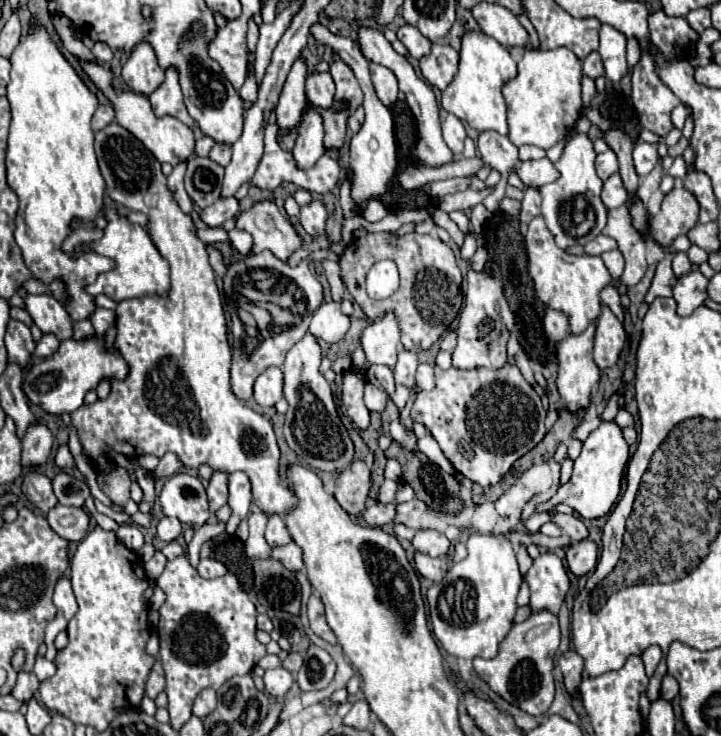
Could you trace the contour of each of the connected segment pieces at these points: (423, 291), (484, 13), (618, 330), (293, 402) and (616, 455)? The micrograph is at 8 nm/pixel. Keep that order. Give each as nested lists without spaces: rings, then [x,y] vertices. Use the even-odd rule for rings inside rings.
[[[388,232],[369,233],[354,240],[346,249],[341,254],[339,265],[341,280],[351,292],[353,302],[357,302],[367,318],[372,321],[381,318],[385,312],[393,312],[401,328],[403,346],[407,350],[431,348],[439,340],[439,336],[449,328],[463,302],[461,270],[457,268],[453,250],[439,238],[415,232],[397,238],[392,238]],[[384,258],[389,258],[397,264],[401,284],[393,296],[385,300],[371,300],[365,294],[365,276],[375,262]]]
[[[481,2],[473,10],[473,18],[479,22],[479,28],[493,36],[501,46],[505,48],[527,48],[529,46],[529,34],[519,24],[517,16],[511,14],[501,4],[489,4]]]
[[[601,306],[601,316],[597,320],[597,330],[595,330],[595,350],[593,350],[593,358],[601,370],[613,366],[619,360],[625,340],[627,336],[623,324],[615,318],[615,314],[607,306]]]
[[[307,332],[303,340],[299,340],[285,356],[283,374],[285,374],[285,400],[289,402],[289,410],[285,416],[285,440],[289,448],[313,470],[325,472],[341,472],[345,466],[353,462],[355,448],[339,420],[337,408],[333,404],[331,386],[325,376],[319,372],[321,366],[321,346],[317,338]]]
[[[615,420],[611,422],[601,422],[599,428],[595,428],[587,440],[583,442],[579,458],[573,462],[573,476],[571,480],[559,488],[559,492],[545,504],[537,504],[537,512],[549,512],[551,508],[559,504],[571,506],[579,516],[583,518],[599,518],[609,514],[613,504],[617,502],[617,496],[621,492],[621,476],[629,460],[629,446],[623,438],[621,428],[617,426]]]

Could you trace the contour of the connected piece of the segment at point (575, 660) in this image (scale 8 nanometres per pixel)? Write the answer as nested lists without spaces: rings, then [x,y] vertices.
[[[569,650],[569,652],[561,654],[559,668],[563,672],[567,692],[571,696],[579,698],[579,684],[581,684],[581,676],[583,676],[583,658],[575,650]]]

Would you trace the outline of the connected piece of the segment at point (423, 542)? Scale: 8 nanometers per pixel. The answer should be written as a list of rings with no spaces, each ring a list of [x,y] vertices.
[[[417,530],[413,538],[413,546],[415,550],[433,558],[443,558],[451,550],[451,542],[445,538],[445,534],[437,530]]]

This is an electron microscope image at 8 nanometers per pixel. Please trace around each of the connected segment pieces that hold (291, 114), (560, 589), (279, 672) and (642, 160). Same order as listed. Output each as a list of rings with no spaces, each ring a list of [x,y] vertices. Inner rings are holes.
[[[299,56],[297,62],[293,64],[291,72],[287,74],[287,80],[283,84],[283,90],[281,90],[279,102],[277,102],[277,122],[279,122],[281,132],[291,130],[301,118],[303,106],[307,102],[305,78],[307,78],[307,64],[305,64],[305,58]]]
[[[555,552],[539,554],[523,578],[531,590],[531,612],[549,610],[557,614],[569,590],[569,576],[561,558]]]
[[[273,668],[273,670],[265,670],[265,692],[271,694],[273,698],[281,698],[289,692],[289,688],[293,686],[293,676],[289,670],[281,668]]]
[[[637,142],[635,150],[633,150],[633,162],[635,162],[635,170],[637,174],[643,178],[645,174],[649,174],[657,162],[659,162],[659,154],[657,154],[657,144],[647,144],[647,142]]]

